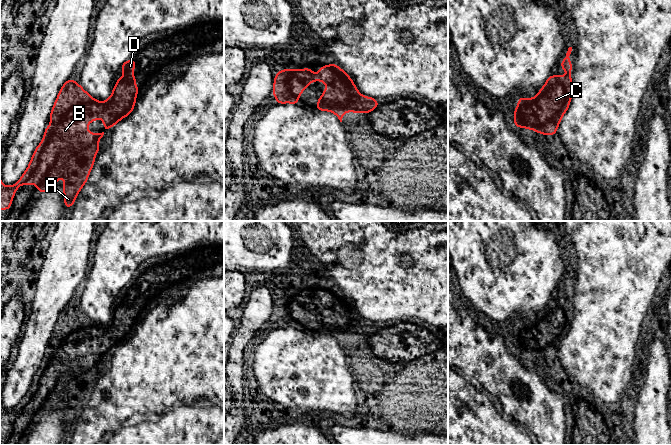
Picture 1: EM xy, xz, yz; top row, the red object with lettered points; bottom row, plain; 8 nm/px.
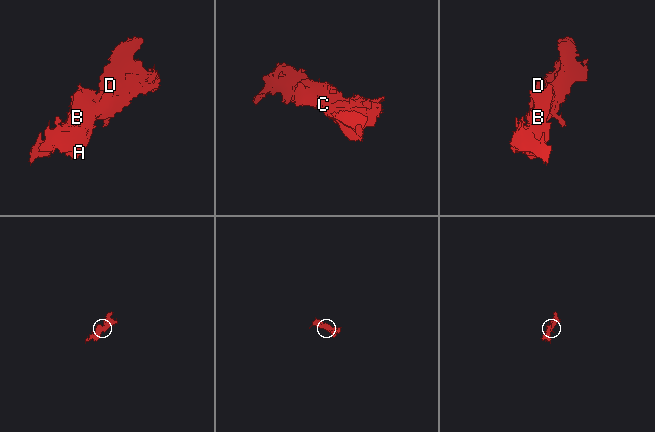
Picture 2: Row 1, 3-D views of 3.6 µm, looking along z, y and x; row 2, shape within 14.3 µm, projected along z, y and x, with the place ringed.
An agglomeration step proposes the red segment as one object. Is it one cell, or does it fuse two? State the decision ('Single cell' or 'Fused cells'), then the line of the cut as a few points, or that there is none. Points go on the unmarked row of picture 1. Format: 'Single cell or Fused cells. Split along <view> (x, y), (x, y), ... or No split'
Single cell. No split

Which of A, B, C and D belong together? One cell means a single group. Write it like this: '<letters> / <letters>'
A B C D

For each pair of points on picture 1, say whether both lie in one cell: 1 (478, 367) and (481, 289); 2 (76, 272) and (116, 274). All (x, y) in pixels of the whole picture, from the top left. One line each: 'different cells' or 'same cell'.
1: different cells
2: different cells

